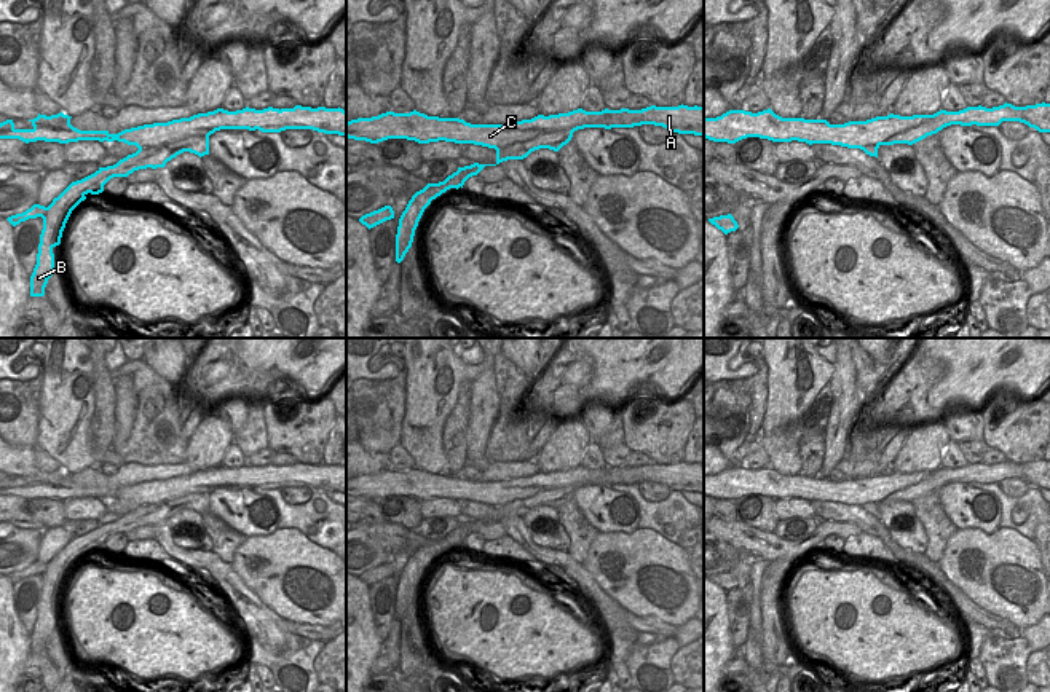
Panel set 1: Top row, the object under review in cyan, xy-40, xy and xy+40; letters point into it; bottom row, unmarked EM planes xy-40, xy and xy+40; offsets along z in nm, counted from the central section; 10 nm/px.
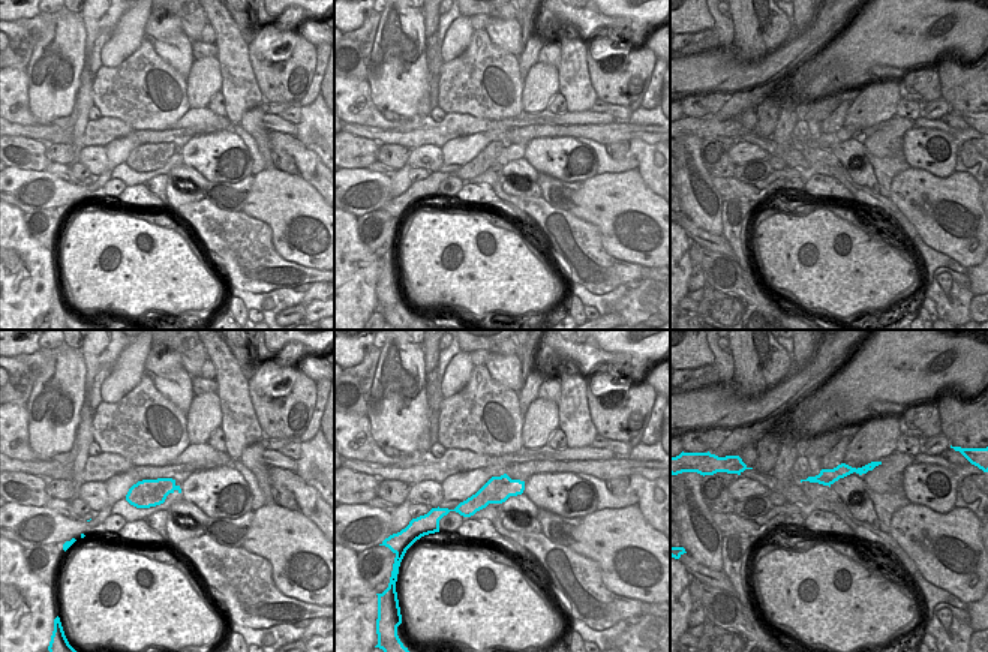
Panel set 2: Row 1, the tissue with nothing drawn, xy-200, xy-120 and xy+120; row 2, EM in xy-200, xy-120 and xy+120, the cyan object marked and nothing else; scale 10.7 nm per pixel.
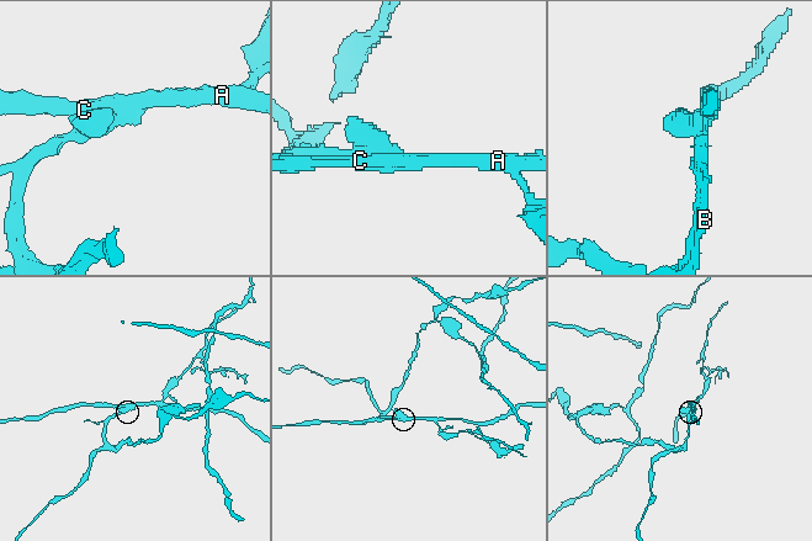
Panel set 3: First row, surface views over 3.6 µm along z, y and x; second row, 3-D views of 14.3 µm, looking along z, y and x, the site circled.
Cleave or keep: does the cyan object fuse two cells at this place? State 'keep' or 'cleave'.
cleave

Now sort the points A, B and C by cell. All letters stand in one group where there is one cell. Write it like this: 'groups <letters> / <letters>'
groups A C / B

